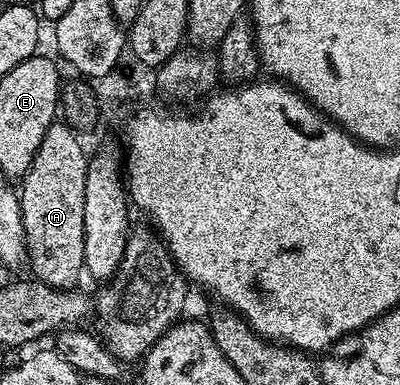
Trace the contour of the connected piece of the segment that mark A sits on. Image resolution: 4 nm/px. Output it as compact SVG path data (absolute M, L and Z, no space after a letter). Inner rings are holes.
M53 122L46 130L46 134L42 134L42 146L38 146L38 150L34 154L34 158L30 162L30 166L24 171L22 179L18 184L18 195L20 197L20 213L22 214L22 230L24 231L24 246L26 249L27 267L32 267L32 272L37 281L41 284L48 284L51 288L59 288L68 290L73 287L72 284L84 272L84 223L86 222L86 174L88 173L89 153L84 153L84 148L80 145L81 138L77 131L69 127L64 122Z

